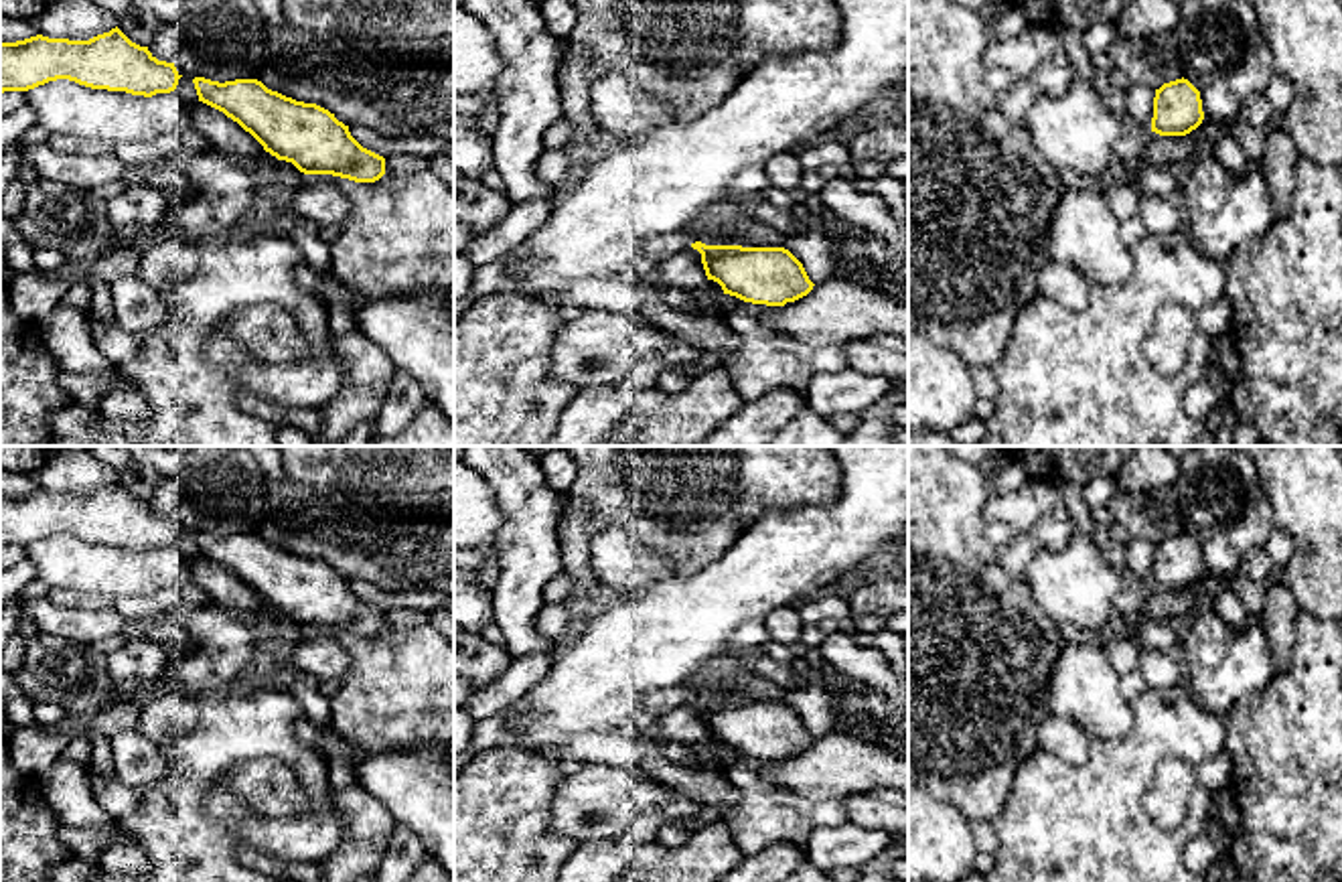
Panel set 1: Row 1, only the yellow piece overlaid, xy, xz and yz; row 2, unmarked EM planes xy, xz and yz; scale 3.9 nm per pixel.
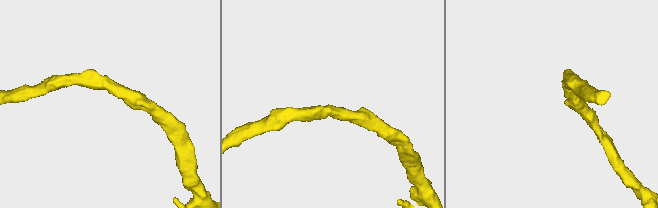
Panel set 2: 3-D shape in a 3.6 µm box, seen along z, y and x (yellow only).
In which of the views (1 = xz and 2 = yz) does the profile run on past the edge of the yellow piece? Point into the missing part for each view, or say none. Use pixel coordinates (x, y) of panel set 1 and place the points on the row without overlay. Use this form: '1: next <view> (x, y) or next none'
1: next none
2: next none

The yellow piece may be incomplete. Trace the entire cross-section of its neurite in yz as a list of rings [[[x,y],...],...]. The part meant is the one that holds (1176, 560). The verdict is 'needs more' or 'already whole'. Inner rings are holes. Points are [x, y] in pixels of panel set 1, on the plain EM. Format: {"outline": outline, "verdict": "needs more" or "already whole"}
{"outline": [[[1176,533],[1155,543],[1151,586],[1186,590],[1204,574],[1200,545],[1188,533]]], "verdict": "already whole"}

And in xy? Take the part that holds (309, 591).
{"outline": [[[193,533],[199,556],[223,566],[249,586],[266,606],[292,616],[304,629],[332,629],[375,637],[385,612],[363,602],[334,568],[268,543],[257,533]]], "verdict": "already whole"}

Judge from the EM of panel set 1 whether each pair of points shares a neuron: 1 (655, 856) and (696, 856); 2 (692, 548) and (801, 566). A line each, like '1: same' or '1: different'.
1: same
2: different

